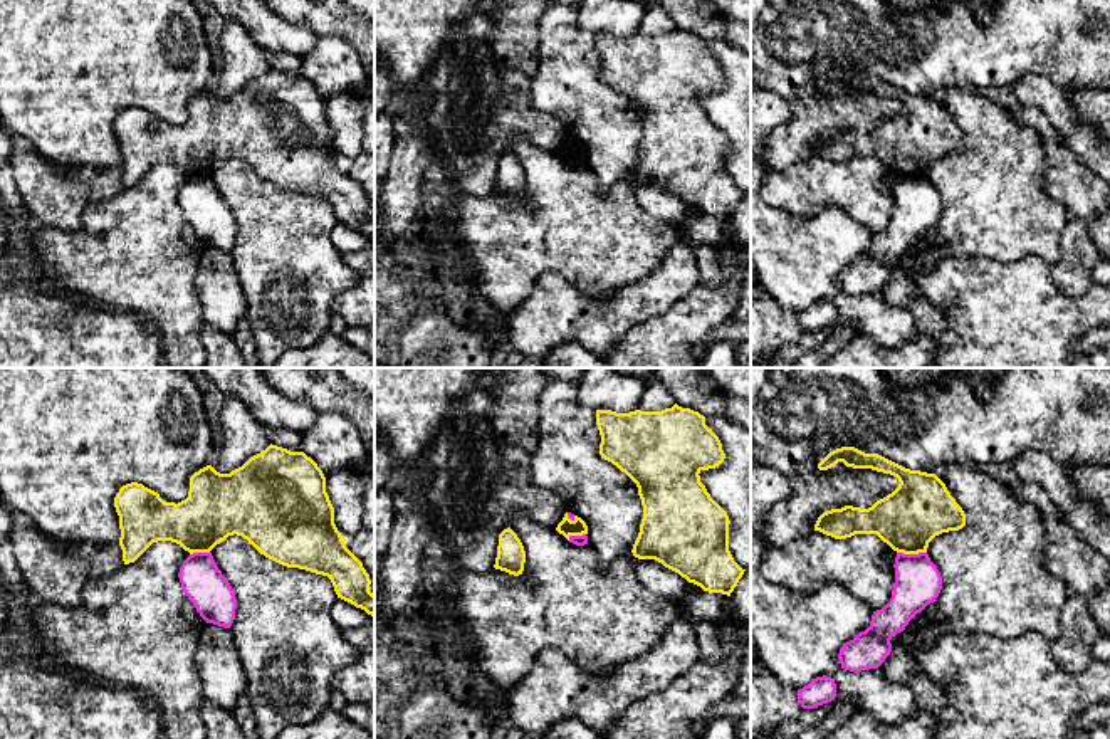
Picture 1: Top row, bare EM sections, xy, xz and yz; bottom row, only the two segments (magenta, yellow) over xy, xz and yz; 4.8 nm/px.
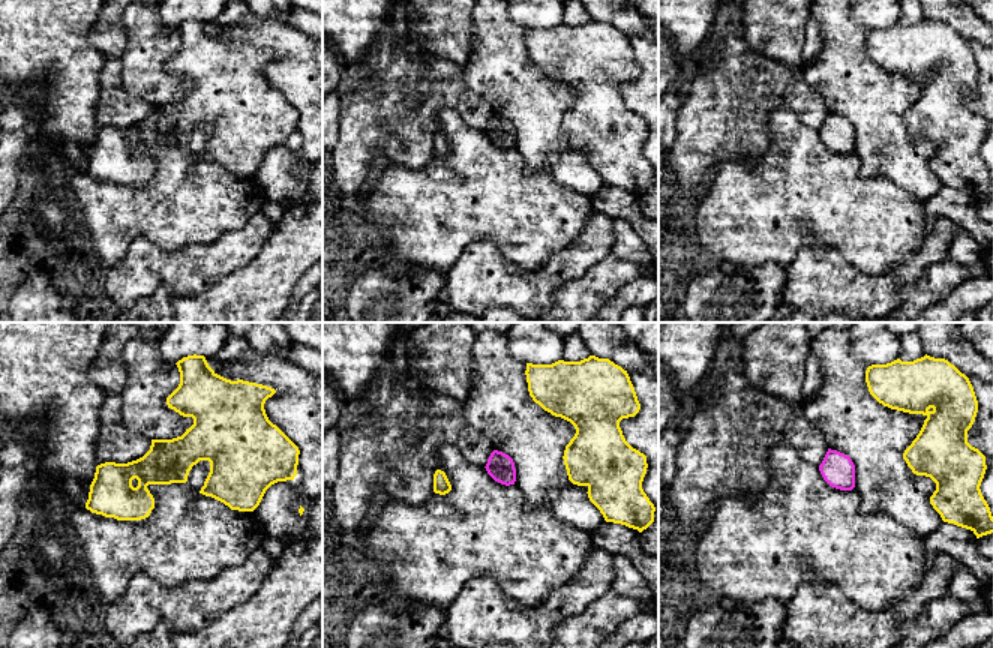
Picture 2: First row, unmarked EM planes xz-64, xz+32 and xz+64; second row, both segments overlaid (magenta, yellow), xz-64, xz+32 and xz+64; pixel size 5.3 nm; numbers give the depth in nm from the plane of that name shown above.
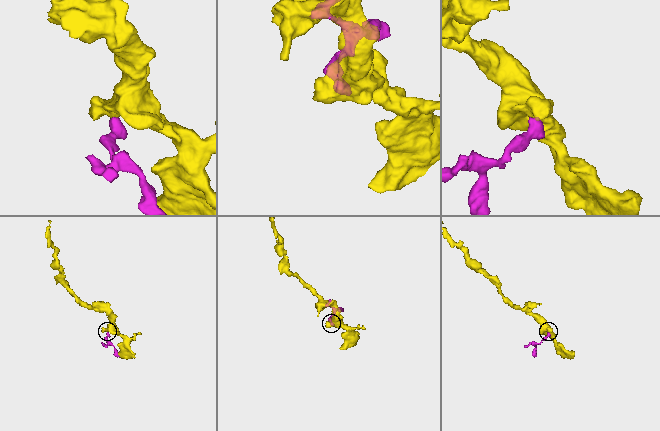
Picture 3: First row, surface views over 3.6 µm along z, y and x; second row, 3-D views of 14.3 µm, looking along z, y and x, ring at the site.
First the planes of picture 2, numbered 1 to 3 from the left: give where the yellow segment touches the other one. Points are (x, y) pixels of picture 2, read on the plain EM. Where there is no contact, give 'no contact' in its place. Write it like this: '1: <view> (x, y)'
1: no contact
2: no contact
3: no contact

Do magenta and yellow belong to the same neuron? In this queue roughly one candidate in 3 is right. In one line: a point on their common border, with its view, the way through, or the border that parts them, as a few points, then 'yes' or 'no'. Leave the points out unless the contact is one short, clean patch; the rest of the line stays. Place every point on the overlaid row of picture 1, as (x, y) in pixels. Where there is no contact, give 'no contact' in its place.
meets magenta in yz at (912, 555); no

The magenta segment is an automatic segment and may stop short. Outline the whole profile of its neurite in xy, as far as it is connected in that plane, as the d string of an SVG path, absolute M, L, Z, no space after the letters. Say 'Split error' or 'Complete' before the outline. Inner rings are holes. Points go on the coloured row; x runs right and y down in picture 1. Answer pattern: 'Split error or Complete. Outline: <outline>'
Complete. Outline: M212 553L190 554L178 573L181 588L207 623L230 628L237 598Z

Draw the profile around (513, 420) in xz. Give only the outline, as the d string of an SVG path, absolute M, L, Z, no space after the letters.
M505 368L500 376L484 376L479 385L492 395L484 420L500 447L532 453L539 440L537 398L549 378L539 368Z

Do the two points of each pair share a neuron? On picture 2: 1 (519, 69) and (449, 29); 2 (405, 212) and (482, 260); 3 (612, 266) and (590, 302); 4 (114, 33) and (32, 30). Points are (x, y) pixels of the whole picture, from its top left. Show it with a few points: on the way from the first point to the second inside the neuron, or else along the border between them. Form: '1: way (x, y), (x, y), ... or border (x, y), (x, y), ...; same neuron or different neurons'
1: border (470, 15), (473, 35); different neurons
2: border (500, 249), (488, 240), (473, 240), (446, 272); different neurons
3: way (609, 275), (591, 293); same neuron
4: border (96, 15), (89, 41), (107, 57); different neurons

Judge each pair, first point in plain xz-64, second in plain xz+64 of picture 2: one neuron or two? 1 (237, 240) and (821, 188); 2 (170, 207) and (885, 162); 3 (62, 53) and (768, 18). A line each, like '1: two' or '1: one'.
1: two
2: two
3: two

